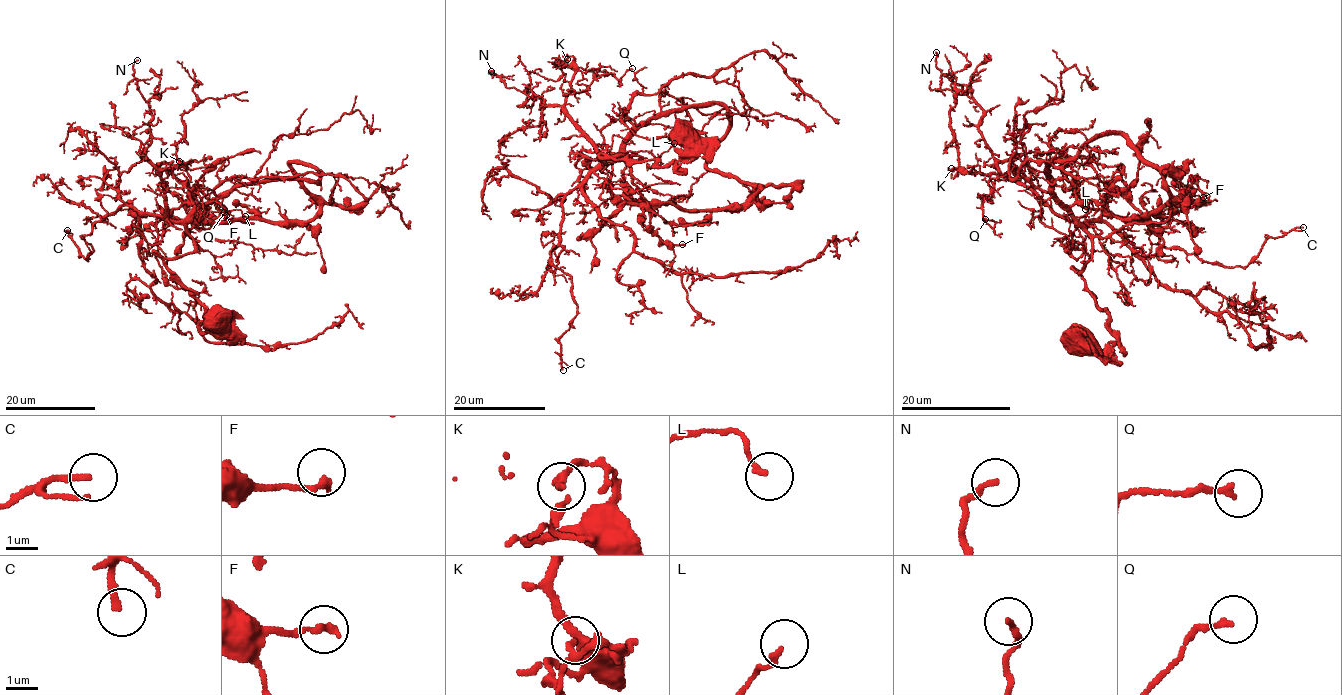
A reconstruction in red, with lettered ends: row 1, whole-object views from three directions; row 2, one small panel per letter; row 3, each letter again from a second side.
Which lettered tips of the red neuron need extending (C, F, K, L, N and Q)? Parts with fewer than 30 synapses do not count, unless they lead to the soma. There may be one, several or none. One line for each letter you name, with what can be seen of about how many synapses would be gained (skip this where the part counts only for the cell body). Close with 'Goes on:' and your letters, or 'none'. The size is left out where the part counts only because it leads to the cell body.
Goes on: none

